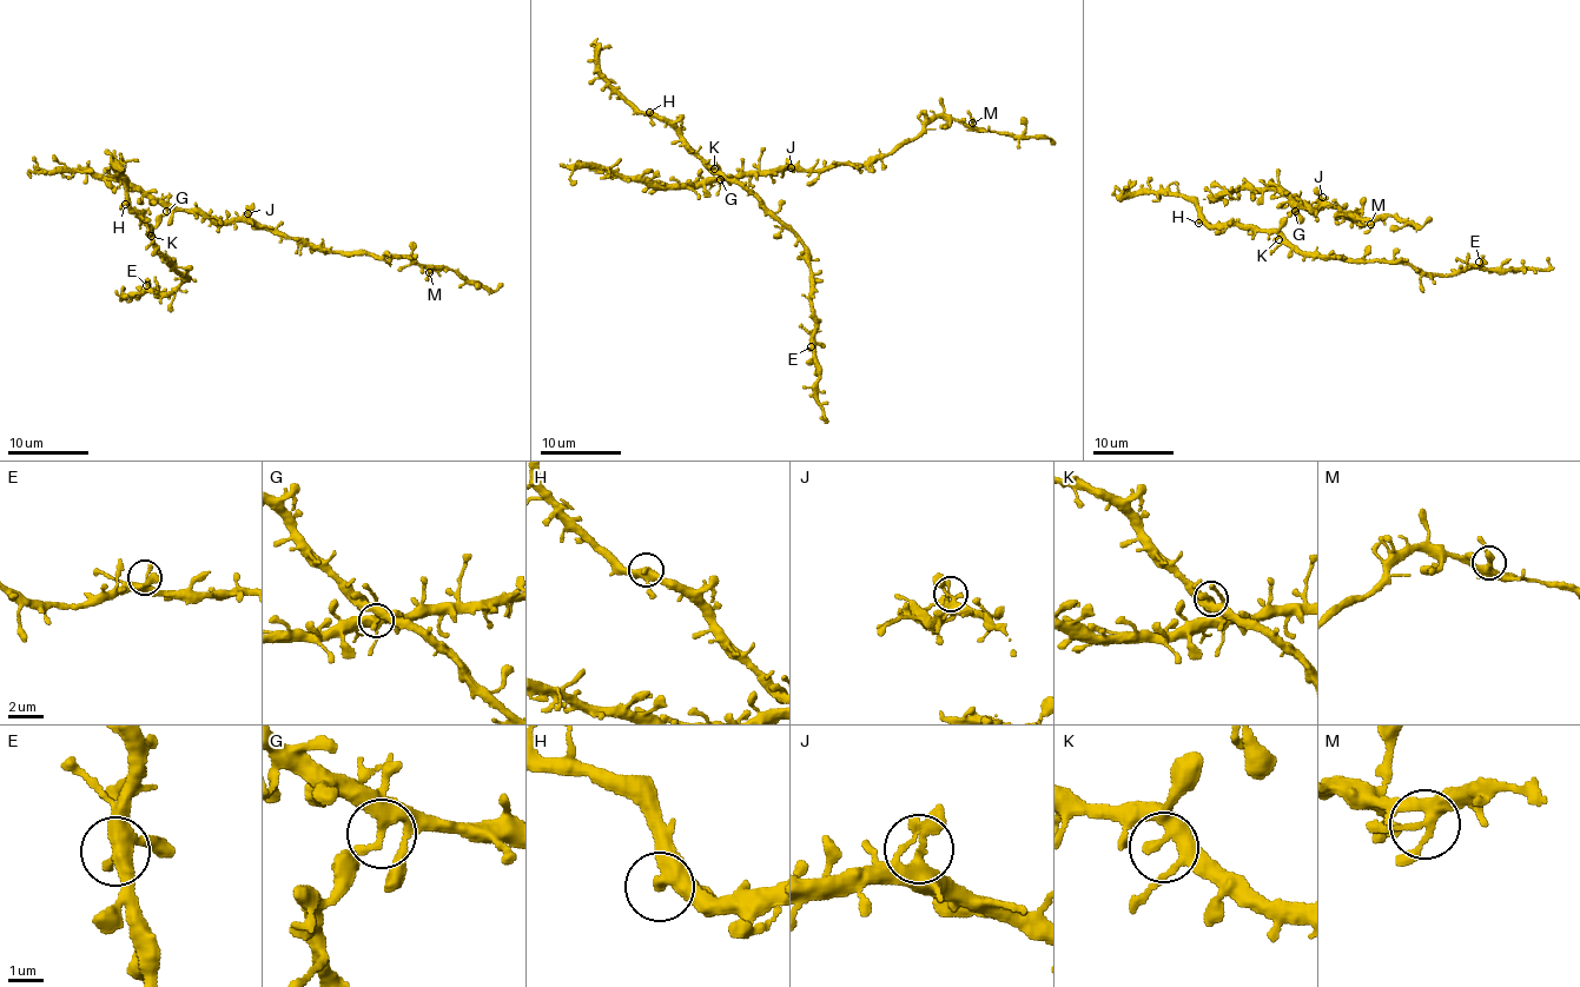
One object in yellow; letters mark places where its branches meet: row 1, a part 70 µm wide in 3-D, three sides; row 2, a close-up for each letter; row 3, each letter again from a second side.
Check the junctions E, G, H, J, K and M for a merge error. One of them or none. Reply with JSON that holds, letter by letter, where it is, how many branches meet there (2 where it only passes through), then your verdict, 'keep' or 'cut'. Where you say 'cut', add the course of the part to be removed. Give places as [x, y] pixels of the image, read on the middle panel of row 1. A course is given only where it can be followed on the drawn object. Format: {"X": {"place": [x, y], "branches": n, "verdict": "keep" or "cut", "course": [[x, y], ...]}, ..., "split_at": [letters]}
{"E": {"place": [811, 346], "branches": 3, "verdict": "keep"}, "G": {"place": [720, 179], "branches": 3, "verdict": "keep"}, "H": {"place": [649, 112], "branches": 3, "verdict": "keep"}, "J": {"place": [791, 167], "branches": 3, "verdict": "keep"}, "K": {"place": [714, 169], "branches": 3, "verdict": "keep"}, "M": {"place": [972, 123], "branches": 4, "verdict": "keep"}, "split_at": []}

